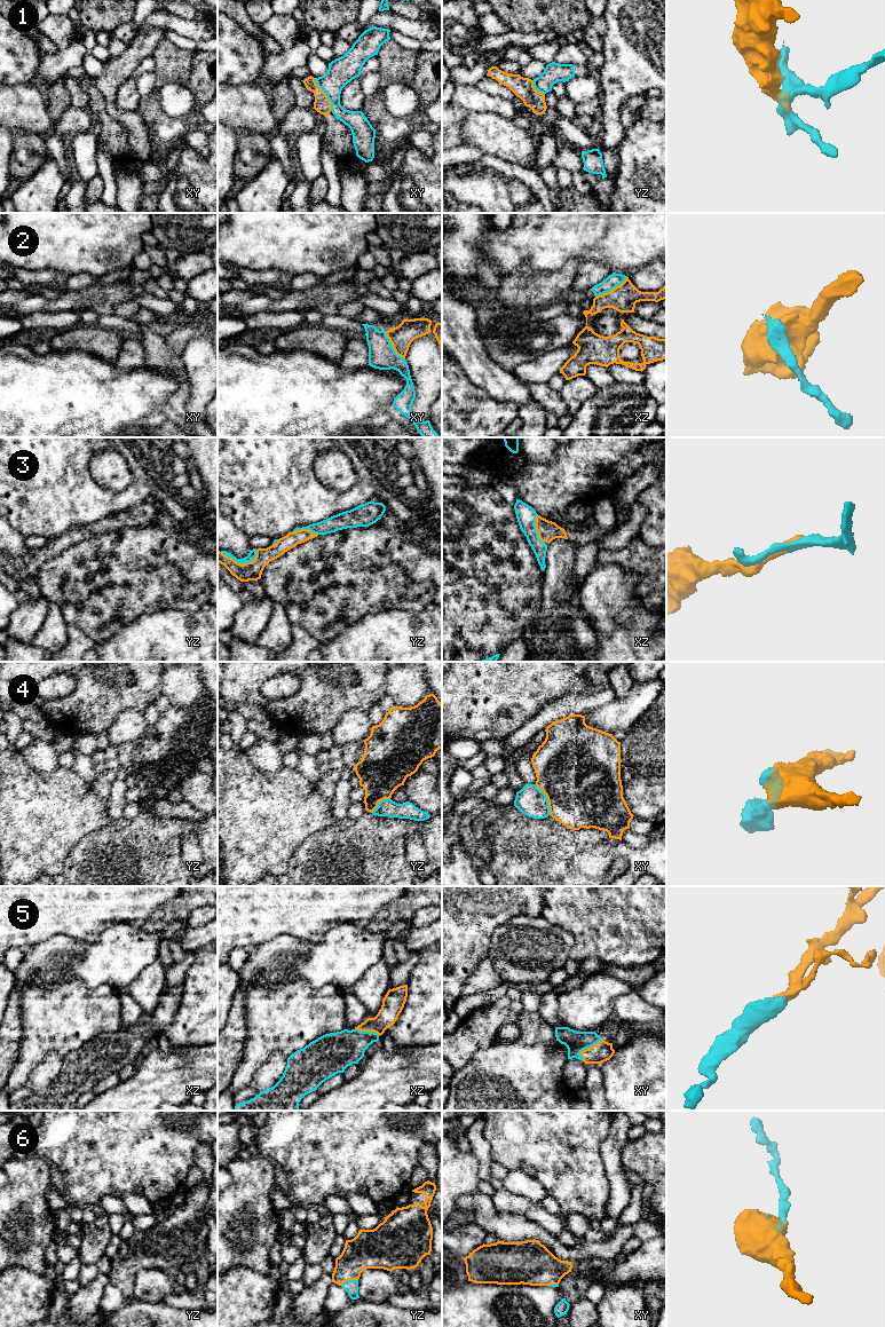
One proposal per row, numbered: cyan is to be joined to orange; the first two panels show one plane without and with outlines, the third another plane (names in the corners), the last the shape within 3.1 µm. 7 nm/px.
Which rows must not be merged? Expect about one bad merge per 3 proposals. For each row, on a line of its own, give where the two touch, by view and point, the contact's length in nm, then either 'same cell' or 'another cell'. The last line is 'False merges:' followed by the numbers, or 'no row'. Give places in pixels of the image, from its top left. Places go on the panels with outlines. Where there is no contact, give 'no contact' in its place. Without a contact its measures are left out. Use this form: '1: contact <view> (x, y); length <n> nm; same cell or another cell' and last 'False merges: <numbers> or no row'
1: contact xy (325, 94); length 260 nm; another cell
2: contact xz (613, 289); length 260 nm; another cell
3: contact yz (239, 563); length 260 nm; same cell
4: contact xy (547, 799); length 240 nm; another cell
5: contact xy (586, 1049); length 200 nm; same cell
6: contact yz (348, 1279); length 130 nm; same cell
False merges: 1, 2, 4

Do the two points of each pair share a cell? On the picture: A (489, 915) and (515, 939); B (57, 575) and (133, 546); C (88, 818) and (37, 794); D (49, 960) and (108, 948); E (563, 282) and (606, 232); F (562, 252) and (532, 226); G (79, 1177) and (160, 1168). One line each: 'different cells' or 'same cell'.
A: different cells
B: same cell
C: same cell
D: same cell
E: different cells
F: same cell
G: same cell

